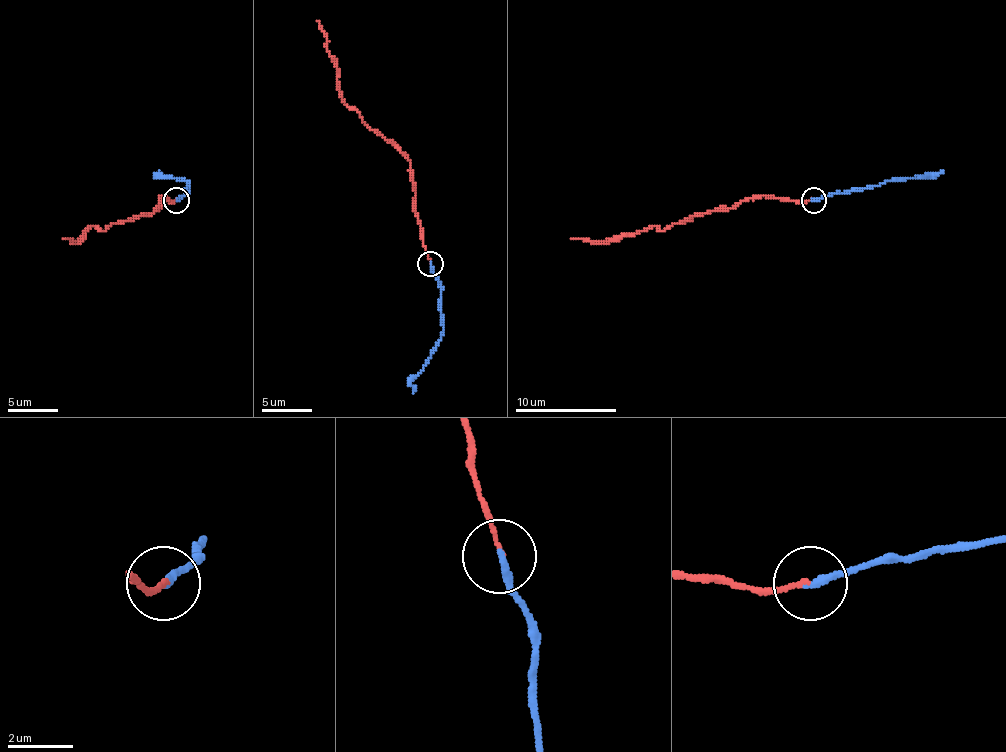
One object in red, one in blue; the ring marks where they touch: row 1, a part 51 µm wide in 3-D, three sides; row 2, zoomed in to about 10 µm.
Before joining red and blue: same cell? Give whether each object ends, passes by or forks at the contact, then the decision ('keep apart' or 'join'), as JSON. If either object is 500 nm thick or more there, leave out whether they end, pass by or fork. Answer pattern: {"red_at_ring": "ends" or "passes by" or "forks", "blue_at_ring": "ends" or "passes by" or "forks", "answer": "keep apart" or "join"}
{"red_at_ring": "ends", "blue_at_ring": "ends", "answer": "join"}

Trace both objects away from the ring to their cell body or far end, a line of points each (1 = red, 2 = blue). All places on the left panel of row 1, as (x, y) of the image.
1: (176, 201), (164, 195), (156, 211), (111, 223), (103, 231), (90, 228), (75, 241), (63, 239)
2: (176, 201), (187, 193), (189, 183), (156, 175), (159, 170)

